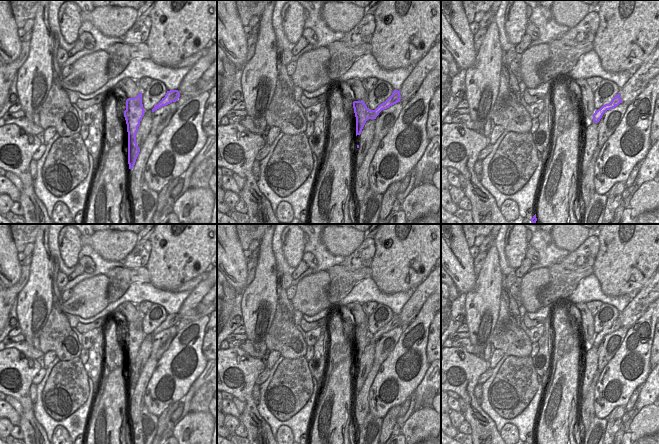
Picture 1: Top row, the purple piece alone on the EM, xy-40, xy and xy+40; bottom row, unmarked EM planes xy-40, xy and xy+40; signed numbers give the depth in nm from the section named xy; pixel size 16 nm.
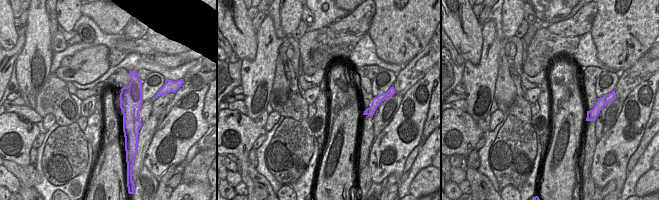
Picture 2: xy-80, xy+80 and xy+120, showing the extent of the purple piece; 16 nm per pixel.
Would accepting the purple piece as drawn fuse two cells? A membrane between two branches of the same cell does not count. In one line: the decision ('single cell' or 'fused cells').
fused cells

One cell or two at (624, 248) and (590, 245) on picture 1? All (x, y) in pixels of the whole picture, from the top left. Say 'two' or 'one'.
two

